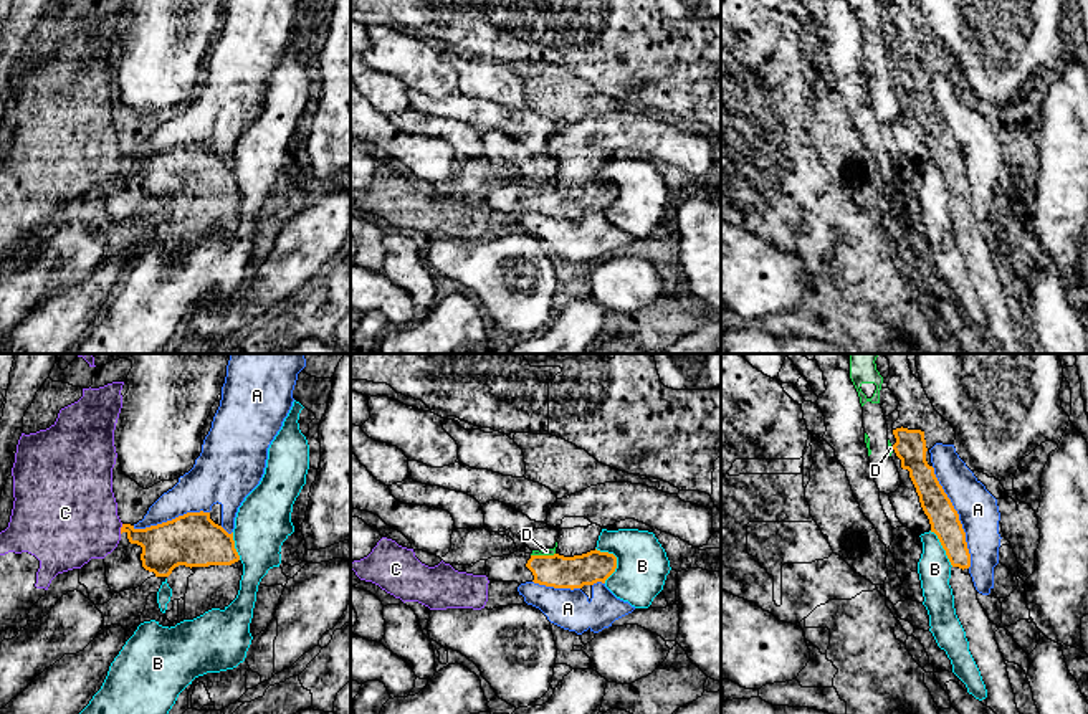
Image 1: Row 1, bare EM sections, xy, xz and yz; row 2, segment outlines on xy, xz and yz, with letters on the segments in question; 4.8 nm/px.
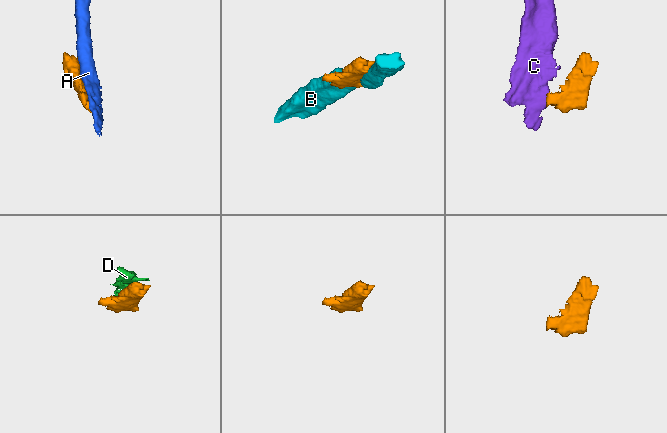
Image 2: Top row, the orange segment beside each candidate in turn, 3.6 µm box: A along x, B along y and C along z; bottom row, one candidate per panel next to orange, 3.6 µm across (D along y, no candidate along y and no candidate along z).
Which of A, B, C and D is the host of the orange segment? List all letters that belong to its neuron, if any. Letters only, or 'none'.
none

